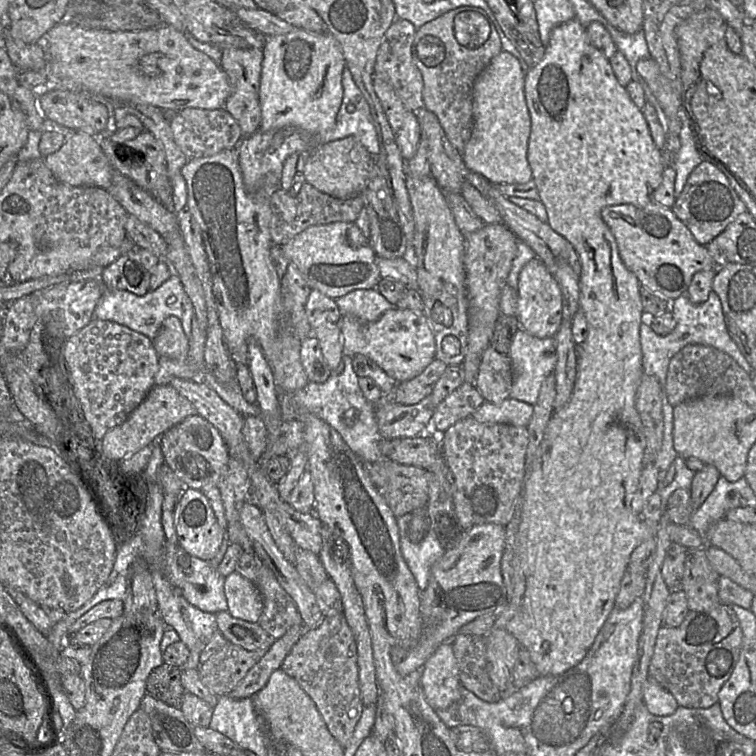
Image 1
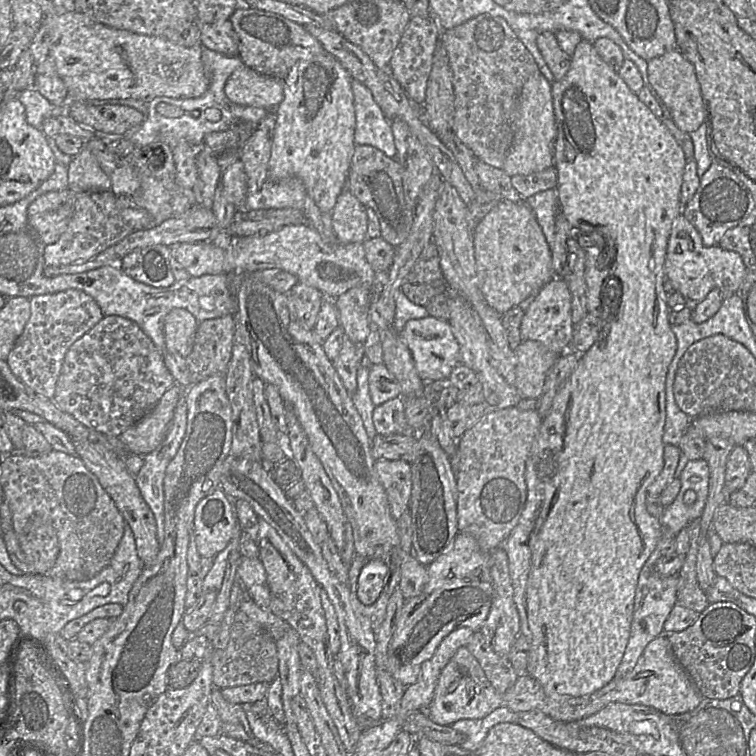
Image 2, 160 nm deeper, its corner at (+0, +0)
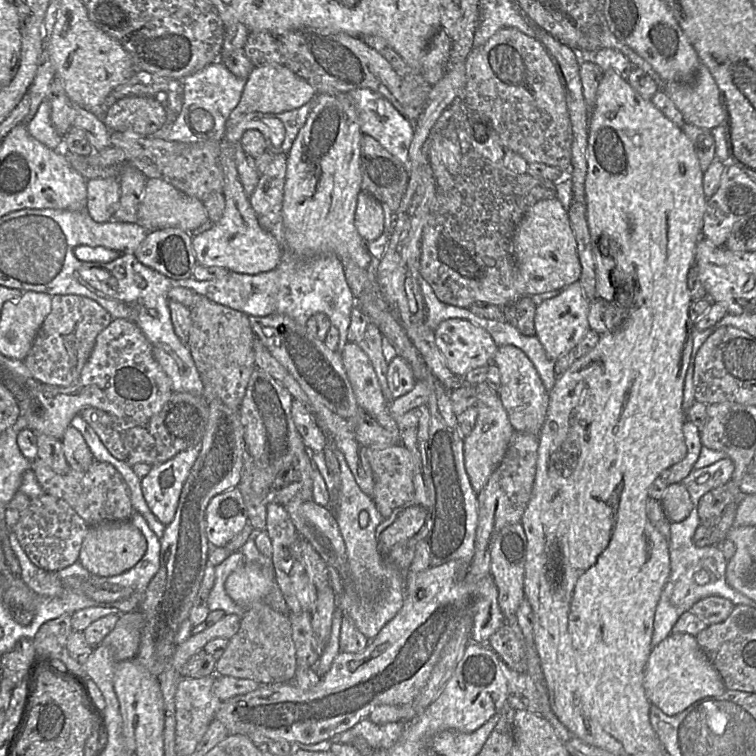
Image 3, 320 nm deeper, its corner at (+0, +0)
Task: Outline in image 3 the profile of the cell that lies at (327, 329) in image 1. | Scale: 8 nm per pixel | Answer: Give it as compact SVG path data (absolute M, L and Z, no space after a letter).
M347 342L341 353L343 369L351 385L357 405L376 418L387 410L376 373L367 355L354 342Z

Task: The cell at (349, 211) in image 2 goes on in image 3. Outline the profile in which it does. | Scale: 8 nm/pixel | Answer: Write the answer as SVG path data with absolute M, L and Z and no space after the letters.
M364 191L358 194L355 227L366 243L378 239L384 232L382 204Z

